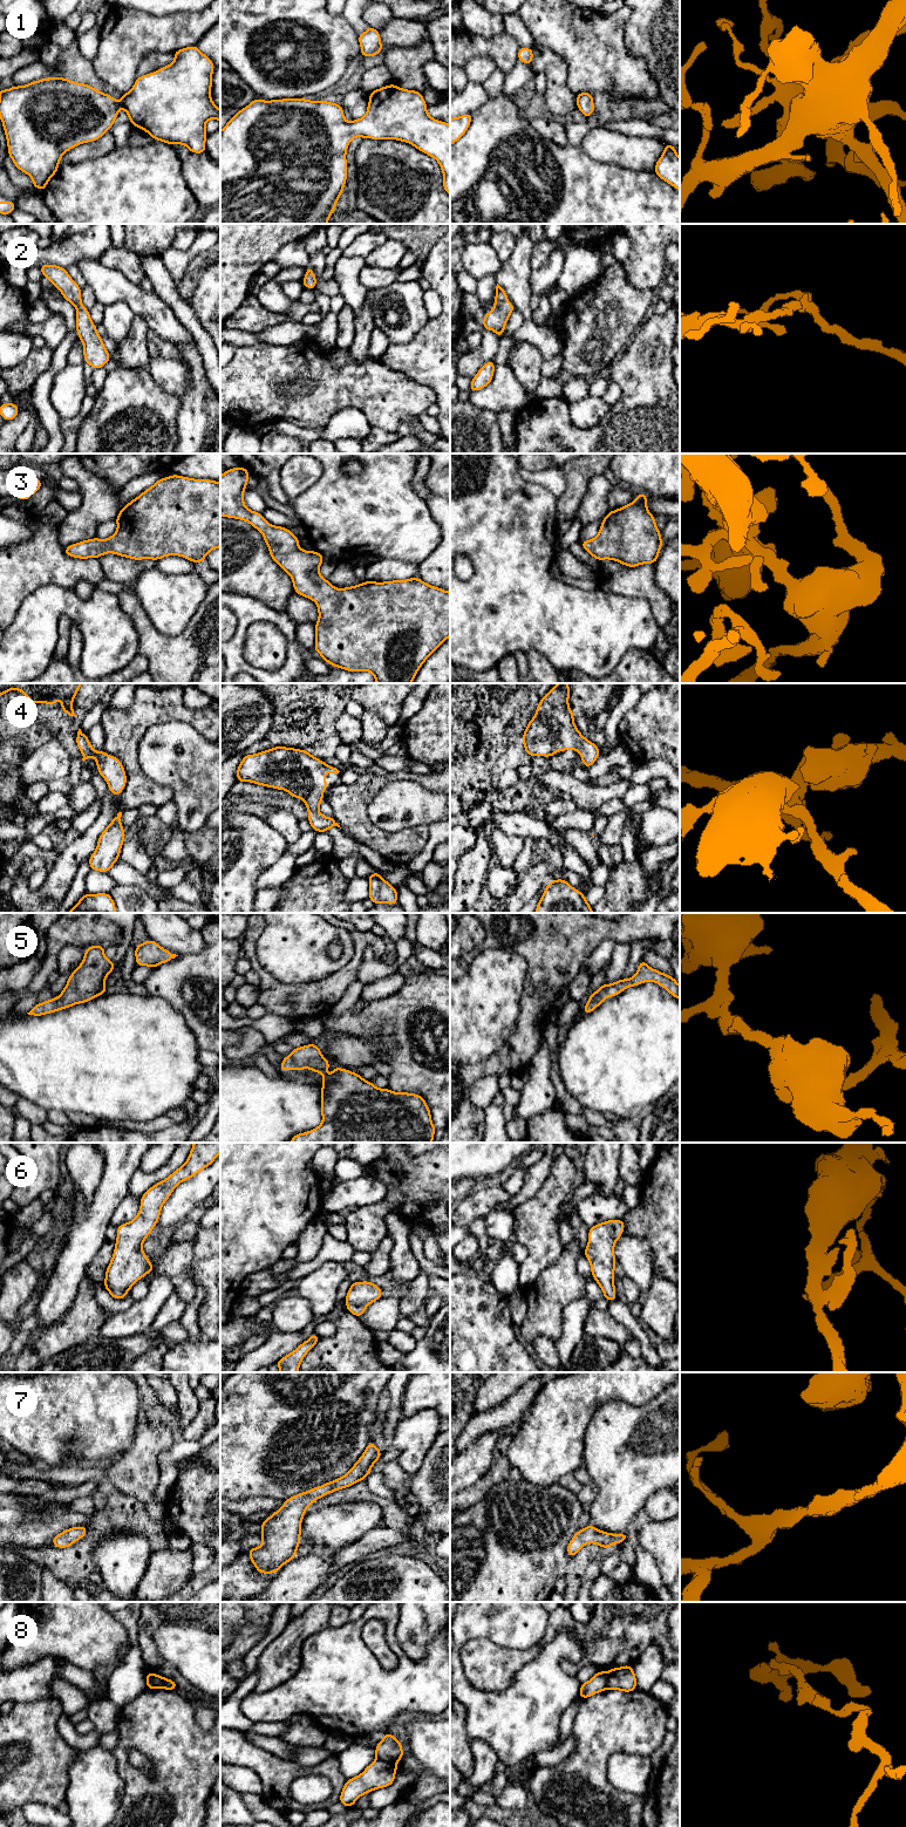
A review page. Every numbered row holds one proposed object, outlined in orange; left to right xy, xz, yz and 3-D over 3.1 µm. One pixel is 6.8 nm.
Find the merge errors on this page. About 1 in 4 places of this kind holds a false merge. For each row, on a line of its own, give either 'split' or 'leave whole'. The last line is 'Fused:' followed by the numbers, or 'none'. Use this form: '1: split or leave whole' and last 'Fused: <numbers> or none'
1: leave whole
2: leave whole
3: leave whole
4: leave whole
5: leave whole
6: leave whole
7: leave whole
8: split
Fused: 8

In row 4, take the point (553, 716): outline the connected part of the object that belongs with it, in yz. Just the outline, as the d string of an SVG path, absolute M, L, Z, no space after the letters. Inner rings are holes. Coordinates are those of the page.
M558 683L543 696L536 709L536 716L529 721L522 743L529 756L552 757L558 750L563 752L573 749L580 754L583 765L590 768L597 761L600 749L590 739L586 739L575 727L574 713L568 705L570 693L568 683Z

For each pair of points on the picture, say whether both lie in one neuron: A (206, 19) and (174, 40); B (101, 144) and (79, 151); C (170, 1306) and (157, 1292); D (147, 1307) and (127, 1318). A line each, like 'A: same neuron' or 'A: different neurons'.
A: same neuron
B: same neuron
C: different neurons
D: same neuron

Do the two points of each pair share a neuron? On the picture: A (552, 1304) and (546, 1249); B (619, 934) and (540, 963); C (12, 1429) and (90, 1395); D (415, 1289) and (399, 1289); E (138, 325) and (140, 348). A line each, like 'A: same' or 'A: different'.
A: different
B: same
C: same
D: different
E: same

